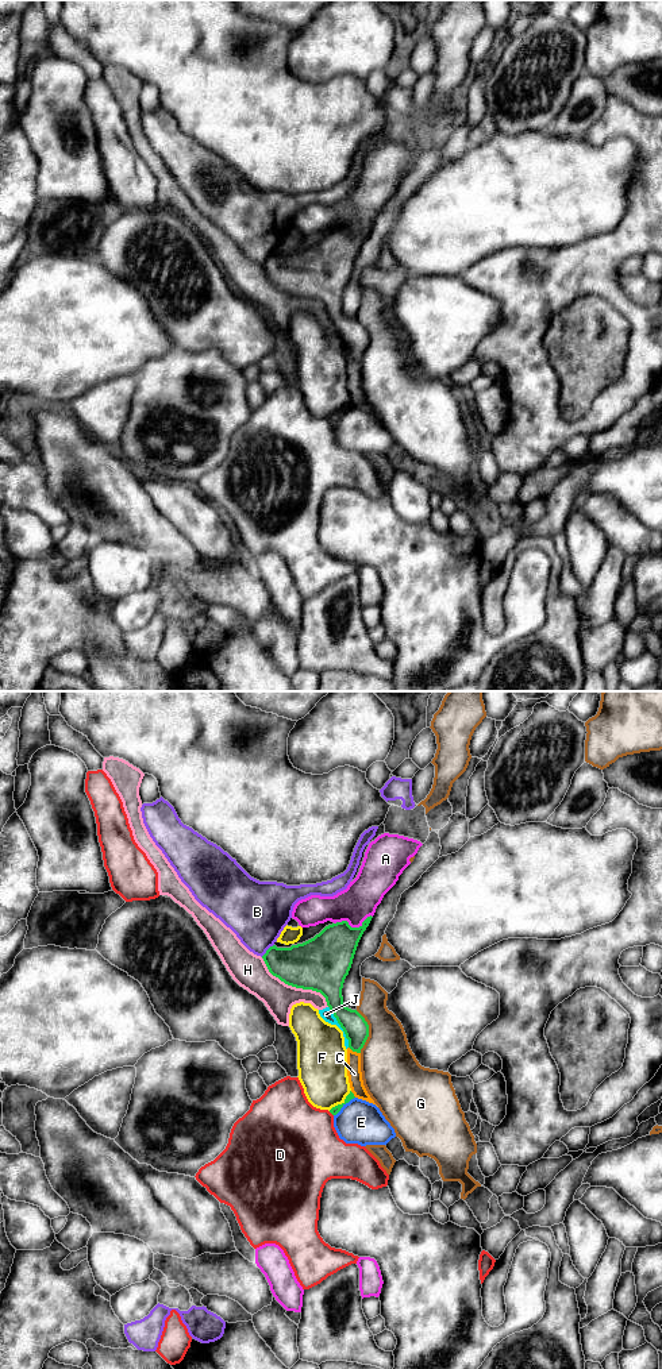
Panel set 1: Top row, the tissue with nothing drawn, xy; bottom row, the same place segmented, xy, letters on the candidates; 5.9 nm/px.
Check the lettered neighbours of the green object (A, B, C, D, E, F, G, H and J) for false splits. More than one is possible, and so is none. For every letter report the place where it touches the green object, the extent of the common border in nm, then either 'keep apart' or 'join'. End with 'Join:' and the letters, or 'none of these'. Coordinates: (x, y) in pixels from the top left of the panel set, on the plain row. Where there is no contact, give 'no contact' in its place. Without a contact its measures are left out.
A: contact xy (353, 236); length 240 nm; keep apart
B: contact xy (266, 259); length 110 nm; keep apart
C: contact xy (354, 359); length 80 nm; keep apart
D: contact xy (331, 421); length 40 nm; keep apart
E: contact xy (342, 415); length 170 nm; keep apart
F: contact xy (342, 412); length 180 nm; keep apart
G: contact xy (368, 340); length 260 nm; keep apart
H: contact xy (295, 294); length 500 nm; keep apart
J: contact xy (341, 335); length 280 nm; keep apart
Join: none of these

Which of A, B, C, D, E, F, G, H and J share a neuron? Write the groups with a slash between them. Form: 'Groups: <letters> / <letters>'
Groups: A / B / C H J / D / E / F / G

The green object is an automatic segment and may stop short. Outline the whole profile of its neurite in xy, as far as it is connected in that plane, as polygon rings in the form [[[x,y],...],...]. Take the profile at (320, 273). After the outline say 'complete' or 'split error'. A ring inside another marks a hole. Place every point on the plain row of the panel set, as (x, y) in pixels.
[[[372,224],[367,225],[359,236],[351,236],[347,230],[328,234],[313,247],[303,252],[292,254],[290,257],[277,257],[273,254],[262,265],[269,281],[285,293],[312,298],[326,306],[327,315],[349,348],[349,356],[357,362],[361,362],[369,346],[369,333],[357,319],[351,319],[343,312],[342,297],[351,277],[358,251],[372,227]]] | complete

